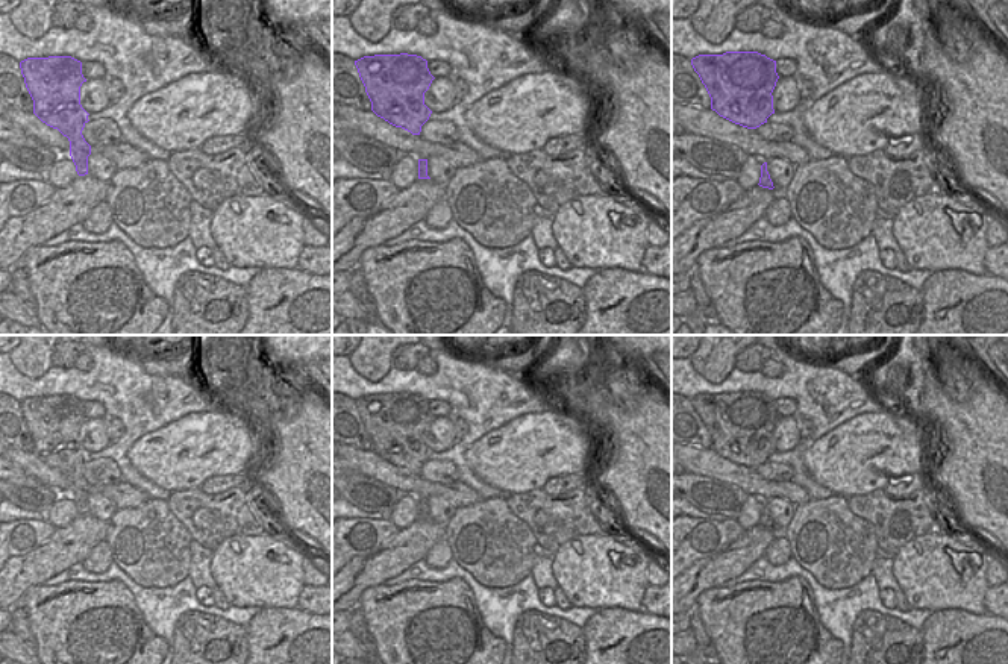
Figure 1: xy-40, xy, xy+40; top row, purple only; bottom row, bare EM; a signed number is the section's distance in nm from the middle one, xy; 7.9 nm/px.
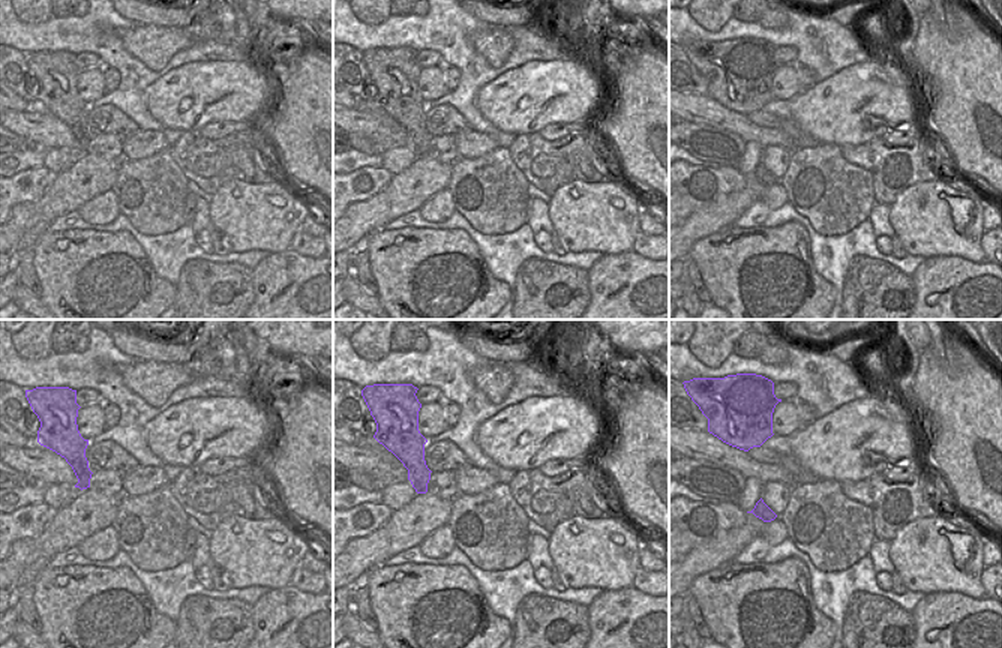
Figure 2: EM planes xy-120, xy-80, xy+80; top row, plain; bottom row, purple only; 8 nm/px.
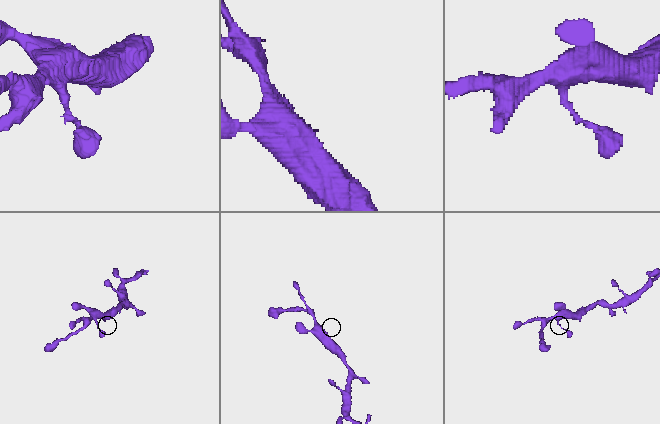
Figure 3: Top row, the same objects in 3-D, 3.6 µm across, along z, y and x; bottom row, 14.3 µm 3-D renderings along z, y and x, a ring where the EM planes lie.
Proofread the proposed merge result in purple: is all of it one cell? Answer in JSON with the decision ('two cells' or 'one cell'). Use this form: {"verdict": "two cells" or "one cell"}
{"verdict": "one cell"}

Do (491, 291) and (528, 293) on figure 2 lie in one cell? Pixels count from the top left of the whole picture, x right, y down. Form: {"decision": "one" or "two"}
{"decision": "two"}

